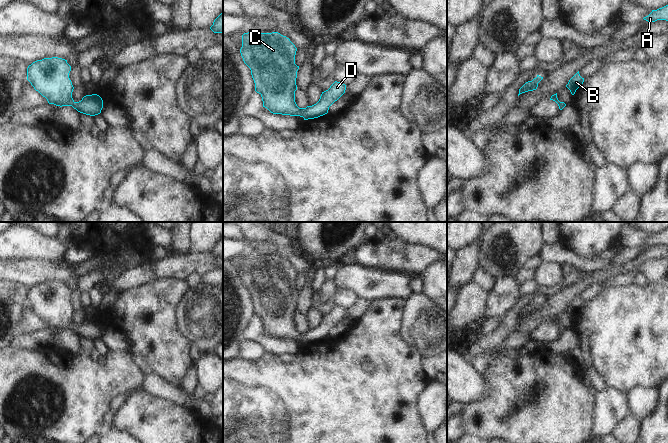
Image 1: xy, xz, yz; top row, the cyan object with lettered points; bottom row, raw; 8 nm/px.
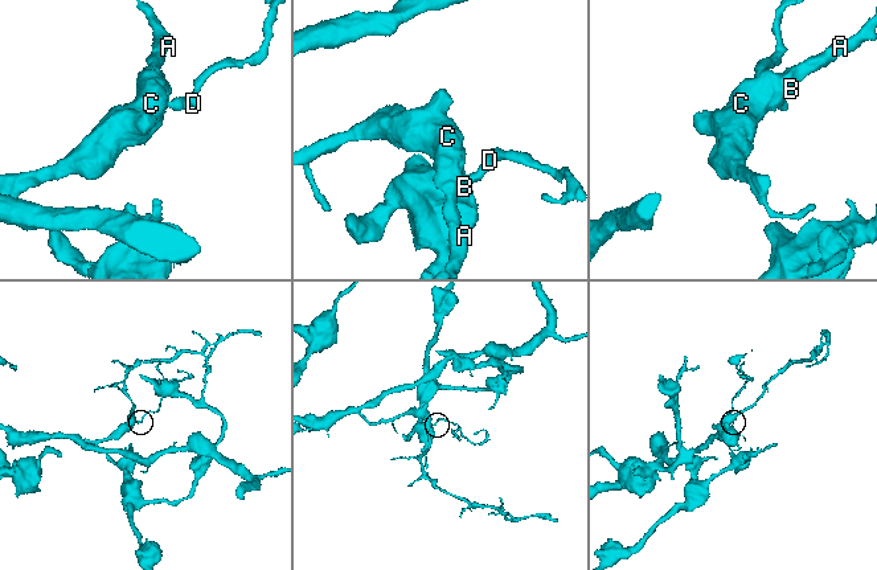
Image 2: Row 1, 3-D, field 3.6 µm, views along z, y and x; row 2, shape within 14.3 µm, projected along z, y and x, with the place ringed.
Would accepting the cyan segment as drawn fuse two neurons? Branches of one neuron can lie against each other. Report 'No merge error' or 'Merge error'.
No merge error.

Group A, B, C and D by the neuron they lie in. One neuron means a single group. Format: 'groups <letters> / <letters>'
groups A B C D

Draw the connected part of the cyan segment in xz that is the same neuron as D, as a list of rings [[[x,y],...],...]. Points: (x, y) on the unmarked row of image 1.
[[[251,253],[242,259],[240,277],[251,294],[263,331],[273,338],[300,340],[304,344],[318,342],[327,338],[329,331],[345,317],[346,309],[335,305],[316,328],[299,332],[295,326],[299,293],[295,288],[296,275],[290,263],[278,256],[258,257]]]

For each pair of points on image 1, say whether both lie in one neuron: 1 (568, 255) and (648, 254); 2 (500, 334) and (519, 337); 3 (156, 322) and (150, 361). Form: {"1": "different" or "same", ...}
{"1": "different", "2": "different", "3": "same"}

